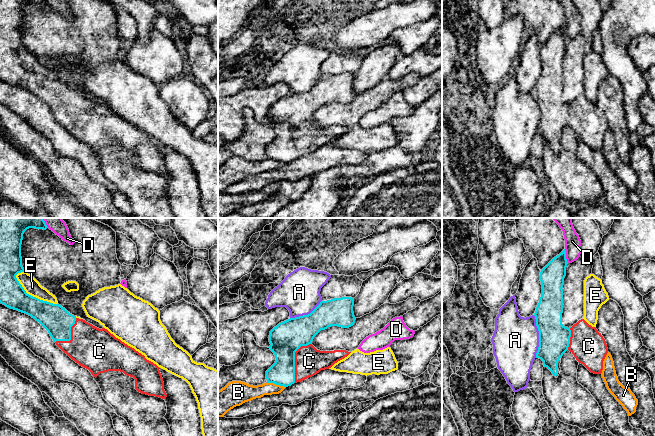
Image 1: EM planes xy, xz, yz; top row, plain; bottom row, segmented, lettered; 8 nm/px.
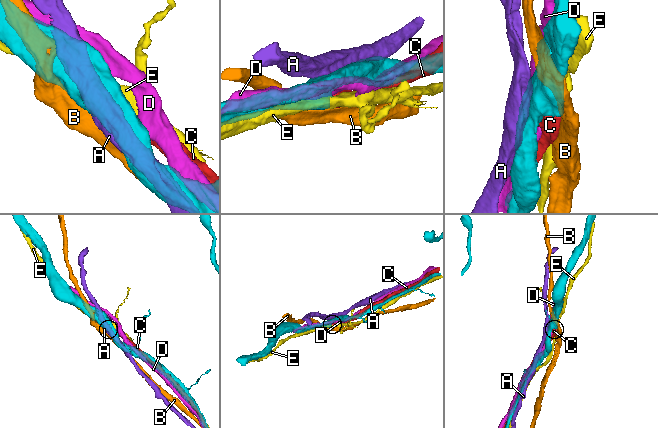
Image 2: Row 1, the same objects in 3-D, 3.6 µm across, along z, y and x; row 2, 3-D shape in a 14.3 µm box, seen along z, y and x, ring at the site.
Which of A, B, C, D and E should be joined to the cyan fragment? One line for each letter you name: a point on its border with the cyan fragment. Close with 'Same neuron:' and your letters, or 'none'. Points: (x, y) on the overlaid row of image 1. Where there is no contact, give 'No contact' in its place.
C: Touches cyan at xz (294, 359)
Same neuron: C

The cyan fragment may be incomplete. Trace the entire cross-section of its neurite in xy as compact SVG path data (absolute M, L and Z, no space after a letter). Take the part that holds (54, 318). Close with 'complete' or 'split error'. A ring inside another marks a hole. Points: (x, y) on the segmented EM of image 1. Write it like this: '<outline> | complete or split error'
M0 218L0 303L38 321L56 345L72 360L88 369L94 377L108 371L120 371L135 379L135 389L138 392L165 399L167 394L163 378L156 364L107 329L99 329L77 318L59 304L43 301L26 293L16 275L25 271L22 266L21 244L23 234L29 228L46 230L48 227L43 218Z | split error

